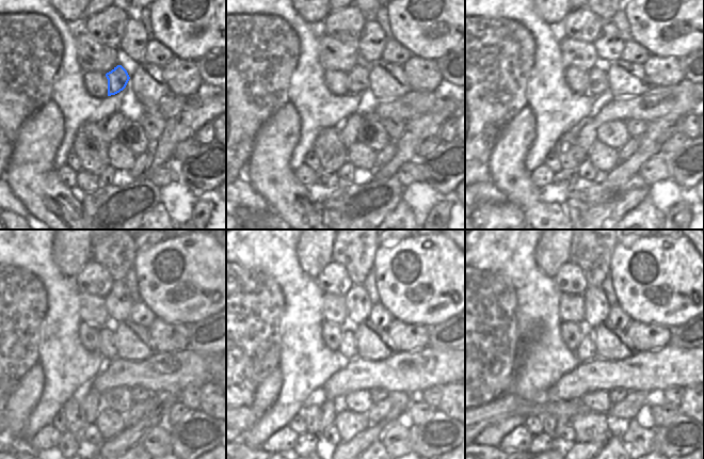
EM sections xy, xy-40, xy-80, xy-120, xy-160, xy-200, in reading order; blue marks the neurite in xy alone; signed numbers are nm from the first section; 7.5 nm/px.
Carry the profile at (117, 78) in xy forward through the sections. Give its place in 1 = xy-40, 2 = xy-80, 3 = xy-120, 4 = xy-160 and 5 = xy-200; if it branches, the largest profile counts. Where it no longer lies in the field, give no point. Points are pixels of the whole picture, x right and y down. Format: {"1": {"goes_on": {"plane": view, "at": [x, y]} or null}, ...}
{"1": {"goes_on": {"plane": "xy-40", "at": [358, 81]}}, "2": {"goes_on": {"plane": "xy-80", "at": [597, 82]}}, "3": {"goes_on": {"plane": "xy-120", "at": [107, 347]}}, "4": {"goes_on": {"plane": "xy-160", "at": [348, 348]}}, "5": {"goes_on": {"plane": "xy-200", "at": [586, 351]}}}

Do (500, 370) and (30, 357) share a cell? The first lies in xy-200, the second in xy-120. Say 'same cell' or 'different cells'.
same cell

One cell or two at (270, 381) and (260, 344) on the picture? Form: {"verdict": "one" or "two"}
{"verdict": "two"}

